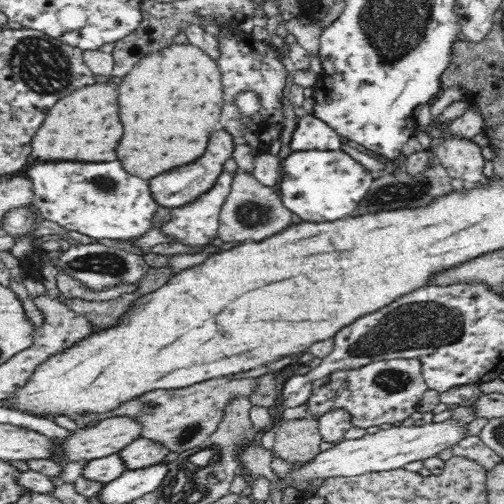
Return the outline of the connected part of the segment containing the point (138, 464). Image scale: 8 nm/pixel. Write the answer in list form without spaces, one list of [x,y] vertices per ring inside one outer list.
[[[140,436],[117,454],[124,459],[128,470],[136,470],[162,462],[169,452],[171,450],[161,442]]]

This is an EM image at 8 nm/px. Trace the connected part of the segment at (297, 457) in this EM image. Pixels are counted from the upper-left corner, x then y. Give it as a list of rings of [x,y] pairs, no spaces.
[[[298,417],[277,423],[273,454],[288,462],[308,462],[318,456],[320,442],[324,441],[319,433],[316,418]]]

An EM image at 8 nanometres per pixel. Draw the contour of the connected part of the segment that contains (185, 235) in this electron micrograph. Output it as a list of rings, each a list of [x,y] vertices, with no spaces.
[[[221,172],[216,184],[208,192],[201,194],[196,201],[190,202],[189,205],[172,209],[169,212],[169,219],[166,218],[159,229],[169,236],[175,236],[177,242],[189,245],[190,247],[204,247],[209,245],[217,236],[217,228],[219,227],[219,212],[224,204],[226,197],[230,194],[232,181],[235,172]]]

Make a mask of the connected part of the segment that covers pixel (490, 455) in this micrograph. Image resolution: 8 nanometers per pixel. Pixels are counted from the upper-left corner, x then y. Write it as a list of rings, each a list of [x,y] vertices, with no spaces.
[[[479,435],[463,438],[454,446],[450,446],[449,449],[438,452],[436,457],[444,462],[452,457],[469,458],[481,464],[487,471],[503,460],[497,452],[494,452],[485,442],[482,442]]]

